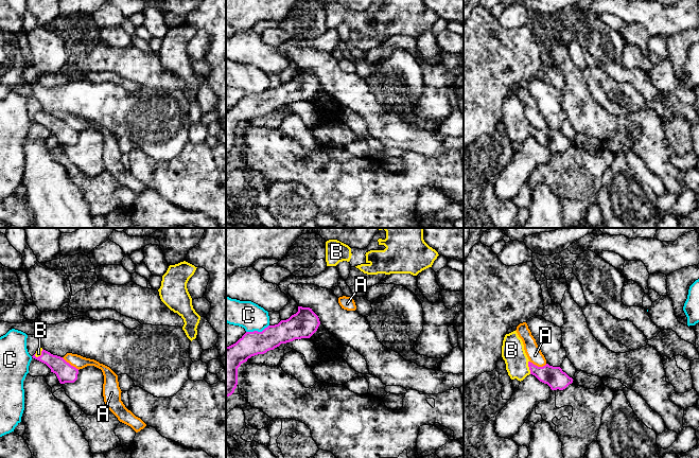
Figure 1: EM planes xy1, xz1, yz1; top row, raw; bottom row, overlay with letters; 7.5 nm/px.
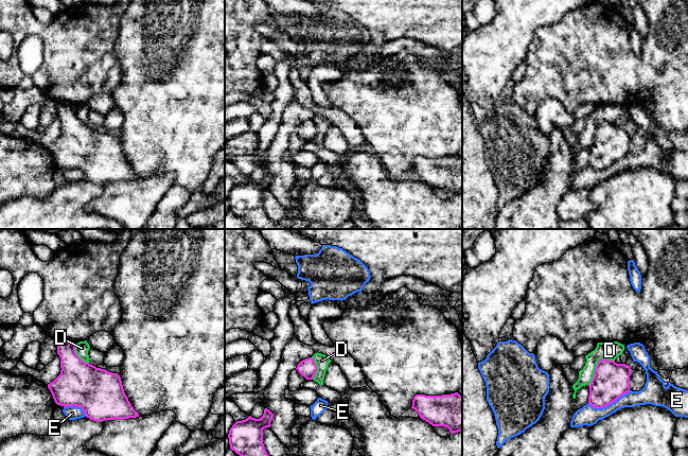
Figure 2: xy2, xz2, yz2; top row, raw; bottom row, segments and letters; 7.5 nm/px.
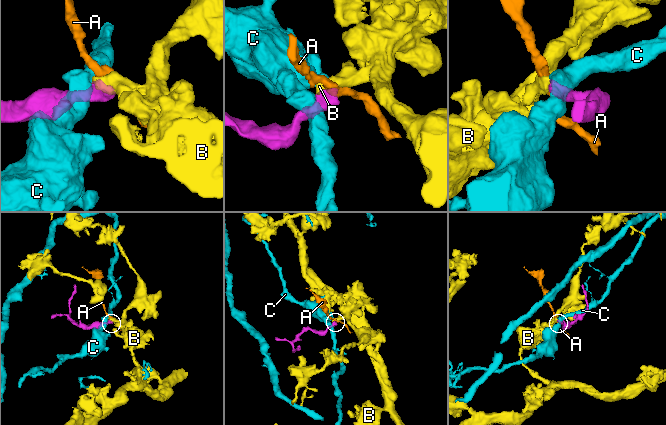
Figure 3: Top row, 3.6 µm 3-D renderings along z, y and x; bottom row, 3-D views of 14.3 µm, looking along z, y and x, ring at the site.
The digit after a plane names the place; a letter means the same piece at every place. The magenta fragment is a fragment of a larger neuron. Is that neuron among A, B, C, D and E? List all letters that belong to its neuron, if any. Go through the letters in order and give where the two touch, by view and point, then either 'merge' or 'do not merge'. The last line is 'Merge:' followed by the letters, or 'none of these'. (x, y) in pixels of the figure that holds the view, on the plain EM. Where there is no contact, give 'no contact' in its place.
A: meets magenta in yz1 at (537, 128); do not merge
B: meets magenta in yz1 at (528, 128); merge
C: meets magenta in xz1 at (257, 93); do not merge
D: meets magenta in yz2 at (596, 128); do not merge
E: meets magenta in yz2 at (609, 167); do not merge
Merge: B

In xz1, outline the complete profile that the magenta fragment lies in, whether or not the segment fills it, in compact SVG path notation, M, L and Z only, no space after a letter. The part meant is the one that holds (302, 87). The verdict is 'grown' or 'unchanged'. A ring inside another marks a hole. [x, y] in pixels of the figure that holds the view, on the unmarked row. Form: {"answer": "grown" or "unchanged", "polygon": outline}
{"answer": "unchanged", "polygon": "M298 69L298 74L289 82L268 88L262 94L246 94L235 106L226 109L226 160L234 155L238 130L248 121L274 112L281 106L310 101L319 87L319 81L312 71Z"}

